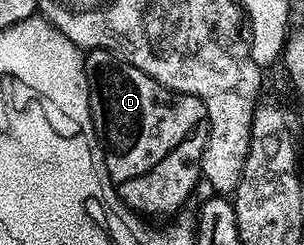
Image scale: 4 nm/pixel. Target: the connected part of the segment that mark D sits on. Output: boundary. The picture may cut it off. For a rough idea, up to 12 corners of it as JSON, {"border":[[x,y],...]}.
{"border":[[129,63],[90,75],[110,177],[158,161],[206,111]]}

